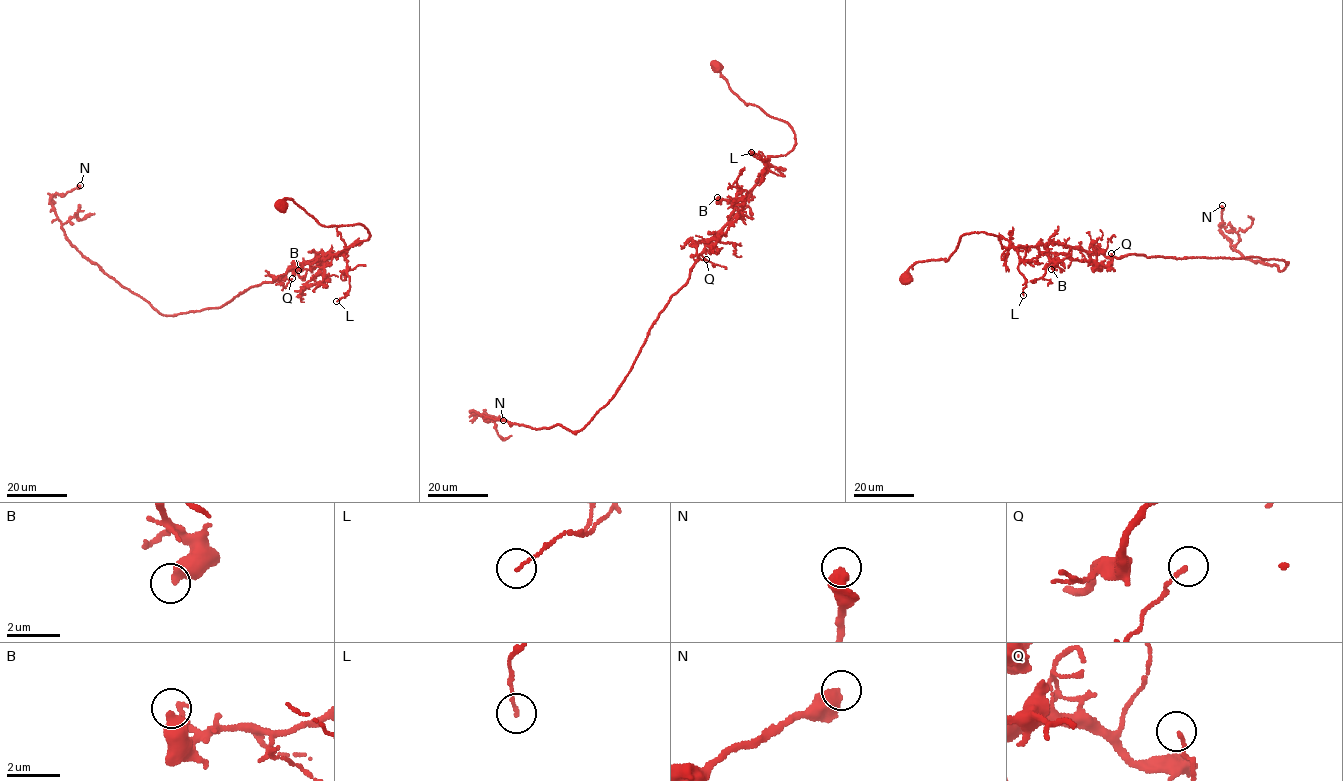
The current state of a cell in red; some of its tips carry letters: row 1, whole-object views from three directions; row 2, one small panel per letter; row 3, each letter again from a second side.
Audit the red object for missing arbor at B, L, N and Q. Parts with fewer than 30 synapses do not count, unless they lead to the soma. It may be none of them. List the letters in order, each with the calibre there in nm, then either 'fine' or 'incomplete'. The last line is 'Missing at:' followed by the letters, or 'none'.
B: calibre 480 nm; fine
L: calibre 110 nm; fine
N: calibre 480 nm; fine
Q: calibre 130 nm; fine
Missing at: none

